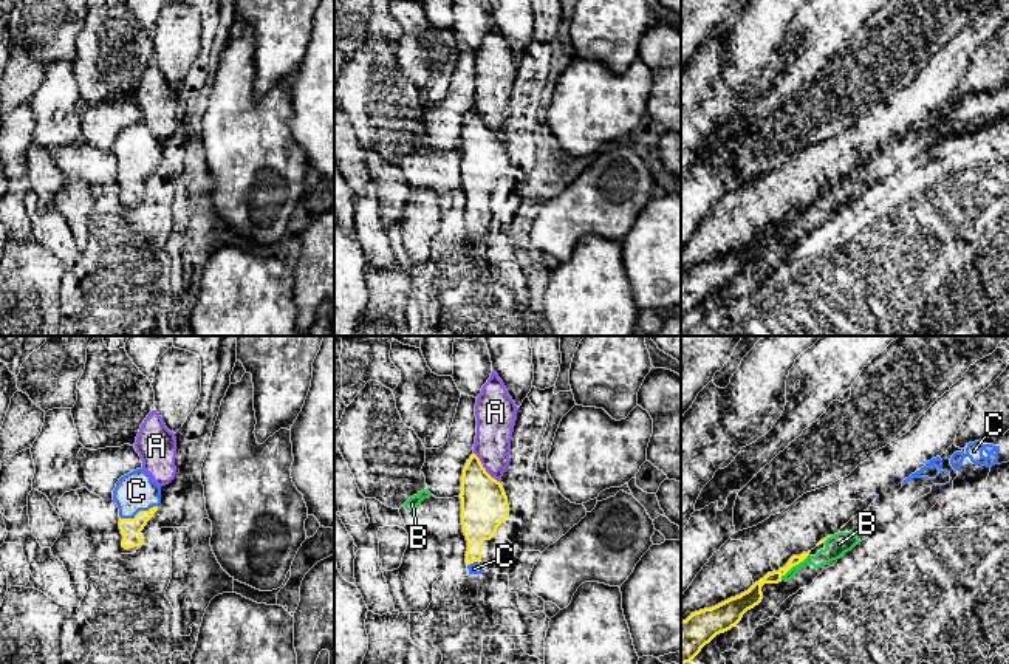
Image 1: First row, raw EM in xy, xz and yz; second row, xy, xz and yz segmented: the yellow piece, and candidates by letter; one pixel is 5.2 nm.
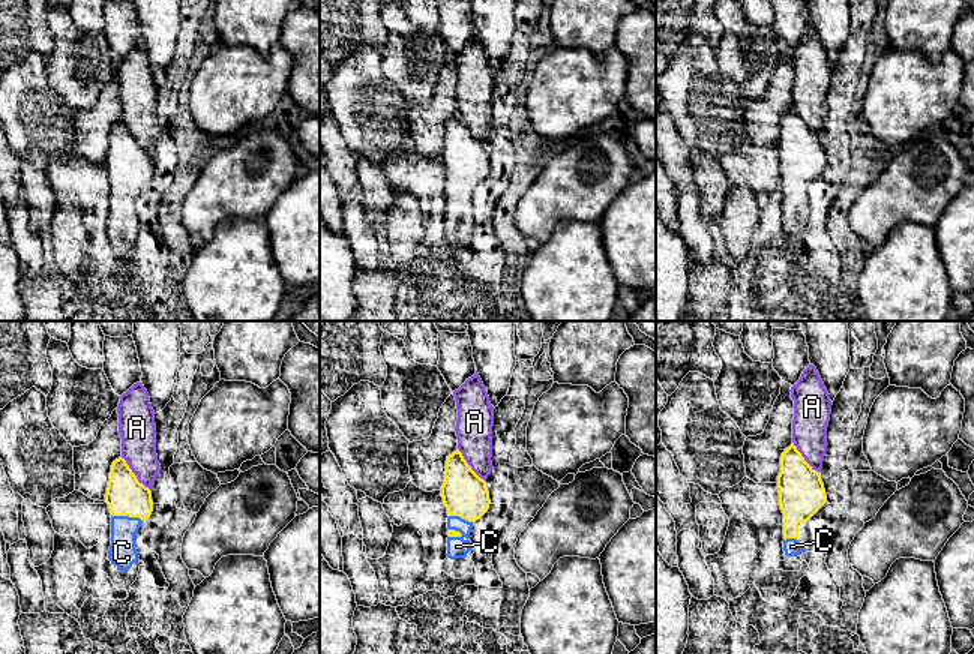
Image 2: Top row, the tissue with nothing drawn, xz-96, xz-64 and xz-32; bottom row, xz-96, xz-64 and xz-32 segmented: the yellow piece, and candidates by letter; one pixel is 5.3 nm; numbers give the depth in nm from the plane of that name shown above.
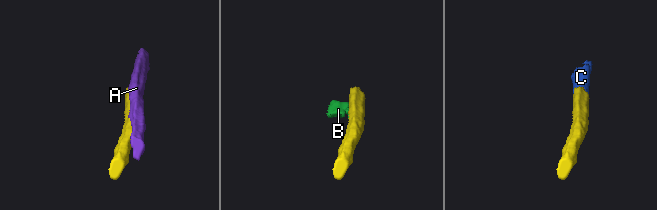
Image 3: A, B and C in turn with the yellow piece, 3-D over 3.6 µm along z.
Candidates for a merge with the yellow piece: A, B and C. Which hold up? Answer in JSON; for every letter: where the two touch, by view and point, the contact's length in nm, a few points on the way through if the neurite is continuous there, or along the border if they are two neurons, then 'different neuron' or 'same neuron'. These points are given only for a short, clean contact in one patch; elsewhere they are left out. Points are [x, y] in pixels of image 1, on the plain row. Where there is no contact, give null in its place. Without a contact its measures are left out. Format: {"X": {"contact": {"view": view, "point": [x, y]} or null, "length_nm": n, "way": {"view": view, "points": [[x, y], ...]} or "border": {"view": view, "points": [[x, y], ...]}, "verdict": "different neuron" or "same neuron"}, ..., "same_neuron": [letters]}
{"A": {"contact": {"view": "xz", "point": [485, 123]}, "length_nm": 220, "verdict": "different neuron"}, "B": {"contact": {"view": "yz", "point": [794, 219]}, "length_nm": 200, "border": {"view": "yz", "points": [[808, 209], [780, 232]]}, "verdict": "different neuron"}, "C": {"contact": {"view": "xy", "point": [140, 164]}, "length_nm": 200, "way": {"view": "xy", "points": [[130, 181], [133, 171], [140, 164], [136, 144]]}, "verdict": "same neuron"}, "same_neuron": ["C"]}

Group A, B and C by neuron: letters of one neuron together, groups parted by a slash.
A / B / C

